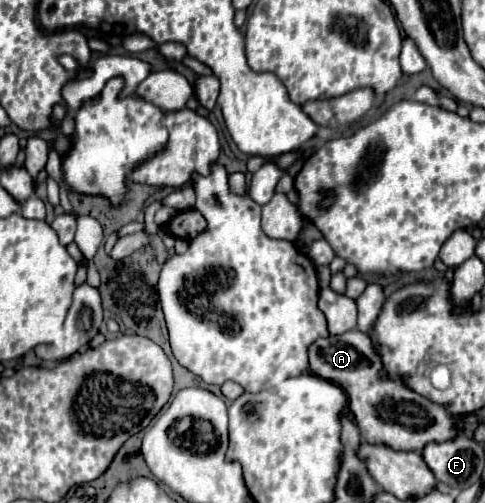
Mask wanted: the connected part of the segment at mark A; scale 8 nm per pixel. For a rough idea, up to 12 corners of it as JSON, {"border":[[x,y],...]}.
{"border":[[359,330],[319,338],[313,374],[345,390],[361,438],[421,452],[455,416],[389,378]]}

